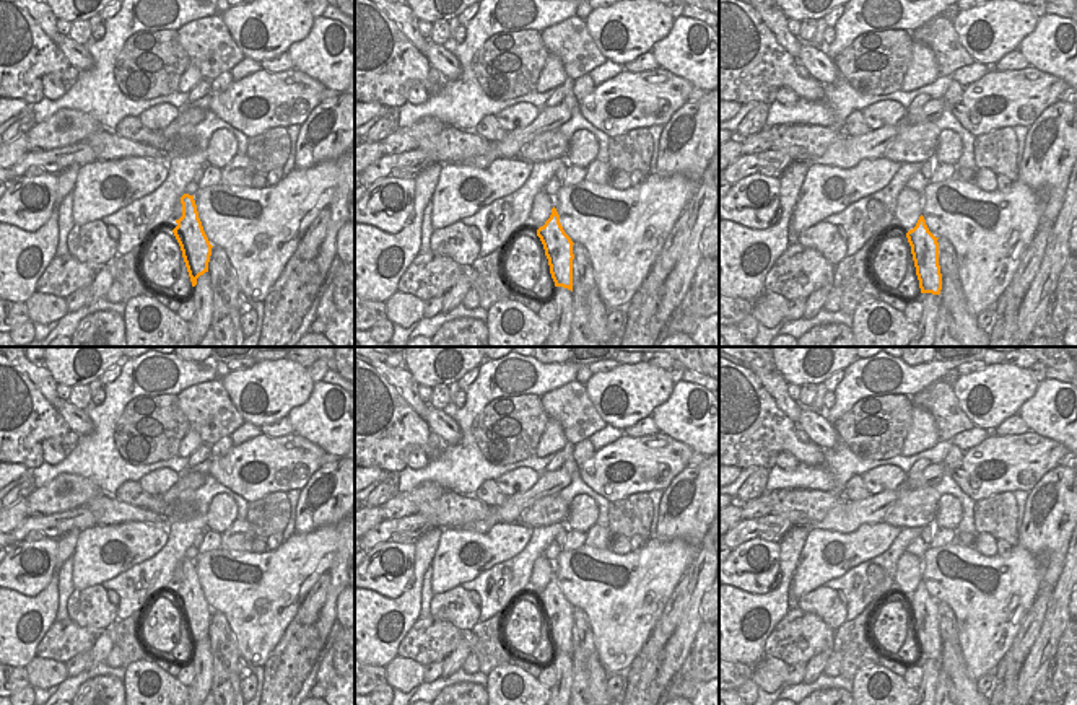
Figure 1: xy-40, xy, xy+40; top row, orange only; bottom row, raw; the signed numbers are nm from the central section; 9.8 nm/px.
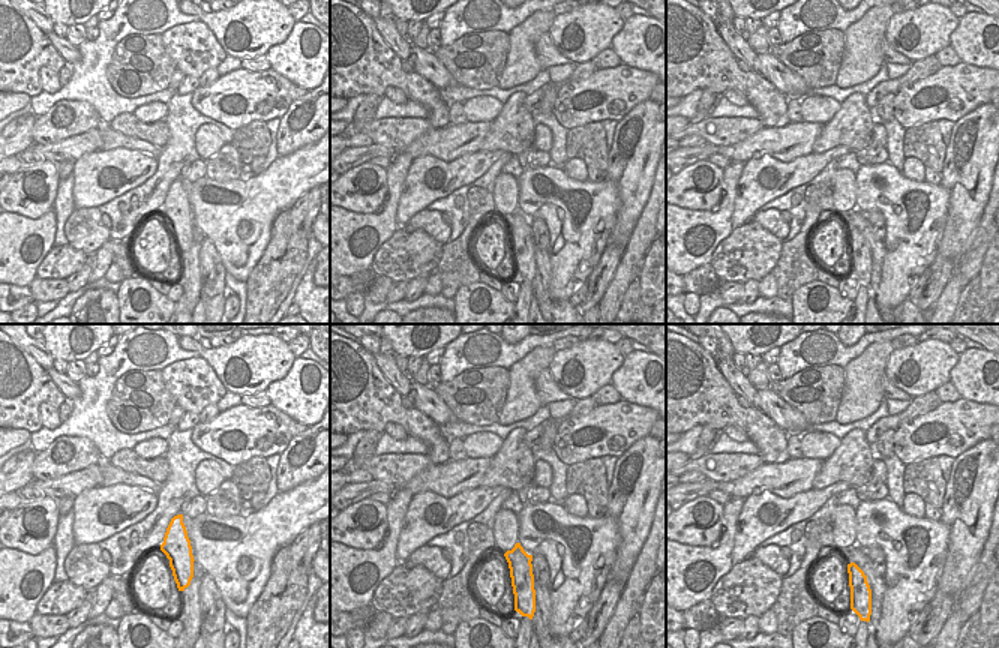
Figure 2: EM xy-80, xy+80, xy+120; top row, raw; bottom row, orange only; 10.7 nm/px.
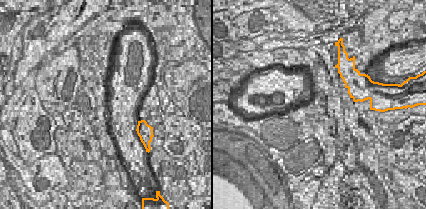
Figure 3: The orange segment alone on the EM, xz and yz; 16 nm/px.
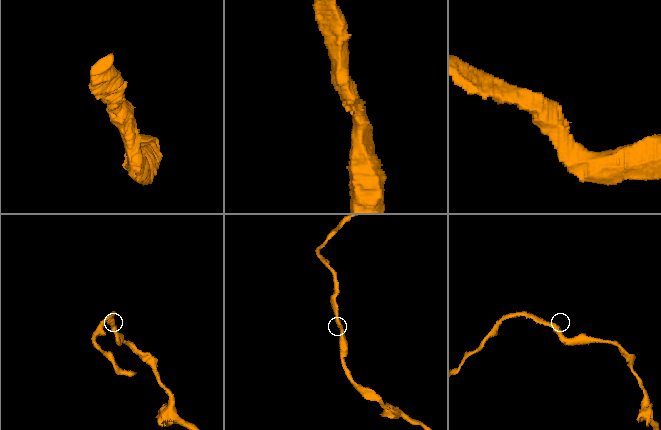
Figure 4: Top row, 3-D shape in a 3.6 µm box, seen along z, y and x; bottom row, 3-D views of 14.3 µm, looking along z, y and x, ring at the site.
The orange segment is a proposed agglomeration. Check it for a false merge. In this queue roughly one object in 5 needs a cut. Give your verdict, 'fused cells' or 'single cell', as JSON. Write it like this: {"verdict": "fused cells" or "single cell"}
{"verdict": "single cell"}

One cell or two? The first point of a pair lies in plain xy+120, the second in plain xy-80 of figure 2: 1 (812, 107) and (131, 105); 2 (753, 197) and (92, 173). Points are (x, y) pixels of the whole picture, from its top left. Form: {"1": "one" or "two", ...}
{"1": "two", "2": "one"}

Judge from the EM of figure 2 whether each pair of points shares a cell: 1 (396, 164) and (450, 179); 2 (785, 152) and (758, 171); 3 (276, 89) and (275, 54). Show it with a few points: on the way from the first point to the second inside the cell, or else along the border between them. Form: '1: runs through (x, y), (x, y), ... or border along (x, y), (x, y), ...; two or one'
1: border along (414, 159), (399, 201); two
2: border along (809, 153), (789, 161), (761, 155), (744, 162); two
3: border along (270, 68), (297, 86); two

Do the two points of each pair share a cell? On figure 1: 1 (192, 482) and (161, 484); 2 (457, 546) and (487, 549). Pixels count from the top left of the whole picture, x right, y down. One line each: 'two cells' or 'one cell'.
1: two cells
2: one cell

